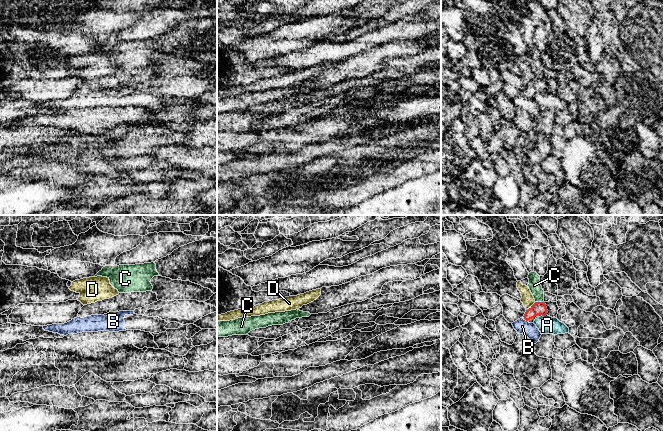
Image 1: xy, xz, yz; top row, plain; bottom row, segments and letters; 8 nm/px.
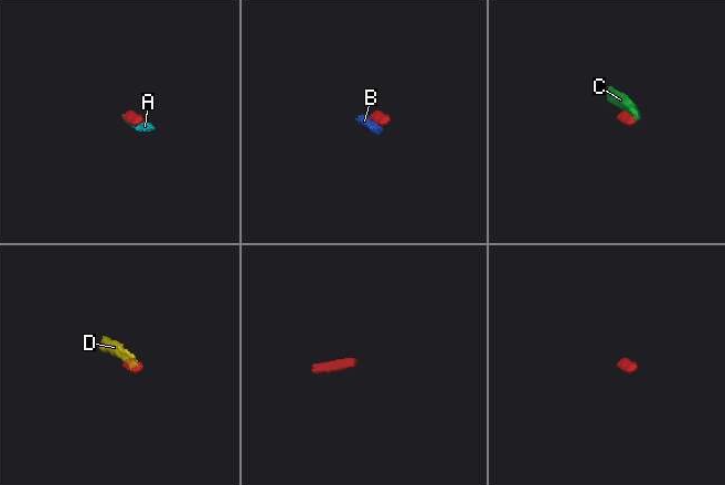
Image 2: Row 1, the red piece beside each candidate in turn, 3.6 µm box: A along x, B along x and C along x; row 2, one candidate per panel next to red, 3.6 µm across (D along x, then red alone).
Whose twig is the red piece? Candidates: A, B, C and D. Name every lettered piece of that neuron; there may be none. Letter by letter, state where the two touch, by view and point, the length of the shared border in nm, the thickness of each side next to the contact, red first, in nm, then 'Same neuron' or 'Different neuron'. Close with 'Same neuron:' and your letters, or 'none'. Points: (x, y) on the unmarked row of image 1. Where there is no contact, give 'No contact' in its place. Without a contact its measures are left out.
A: Touches red at yz (544, 91). Shared border 40 nm. Thickness 110 nm (red) against 140 nm. Different neuron
B: Touches red at yz (526, 96). Shared border 30 nm. Thickness 110 nm (red) against 120 nm. Different neuron
C: Touches red at yz (539, 78). Shared border 70 nm. Thickness 110 nm (red) against 100 nm. Different neuron
D: Touches red at yz (532, 81). Shared border 90 nm. Thickness 110 nm (red) against 100 nm. Different neuron
Same neuron: none

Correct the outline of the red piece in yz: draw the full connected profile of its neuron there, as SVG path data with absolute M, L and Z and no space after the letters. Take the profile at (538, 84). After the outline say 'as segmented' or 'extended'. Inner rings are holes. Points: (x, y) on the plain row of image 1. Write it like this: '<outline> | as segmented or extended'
M535 78L529 85L526 85L522 94L529 99L534 99L537 93L547 91L547 87L545 78Z | extended

